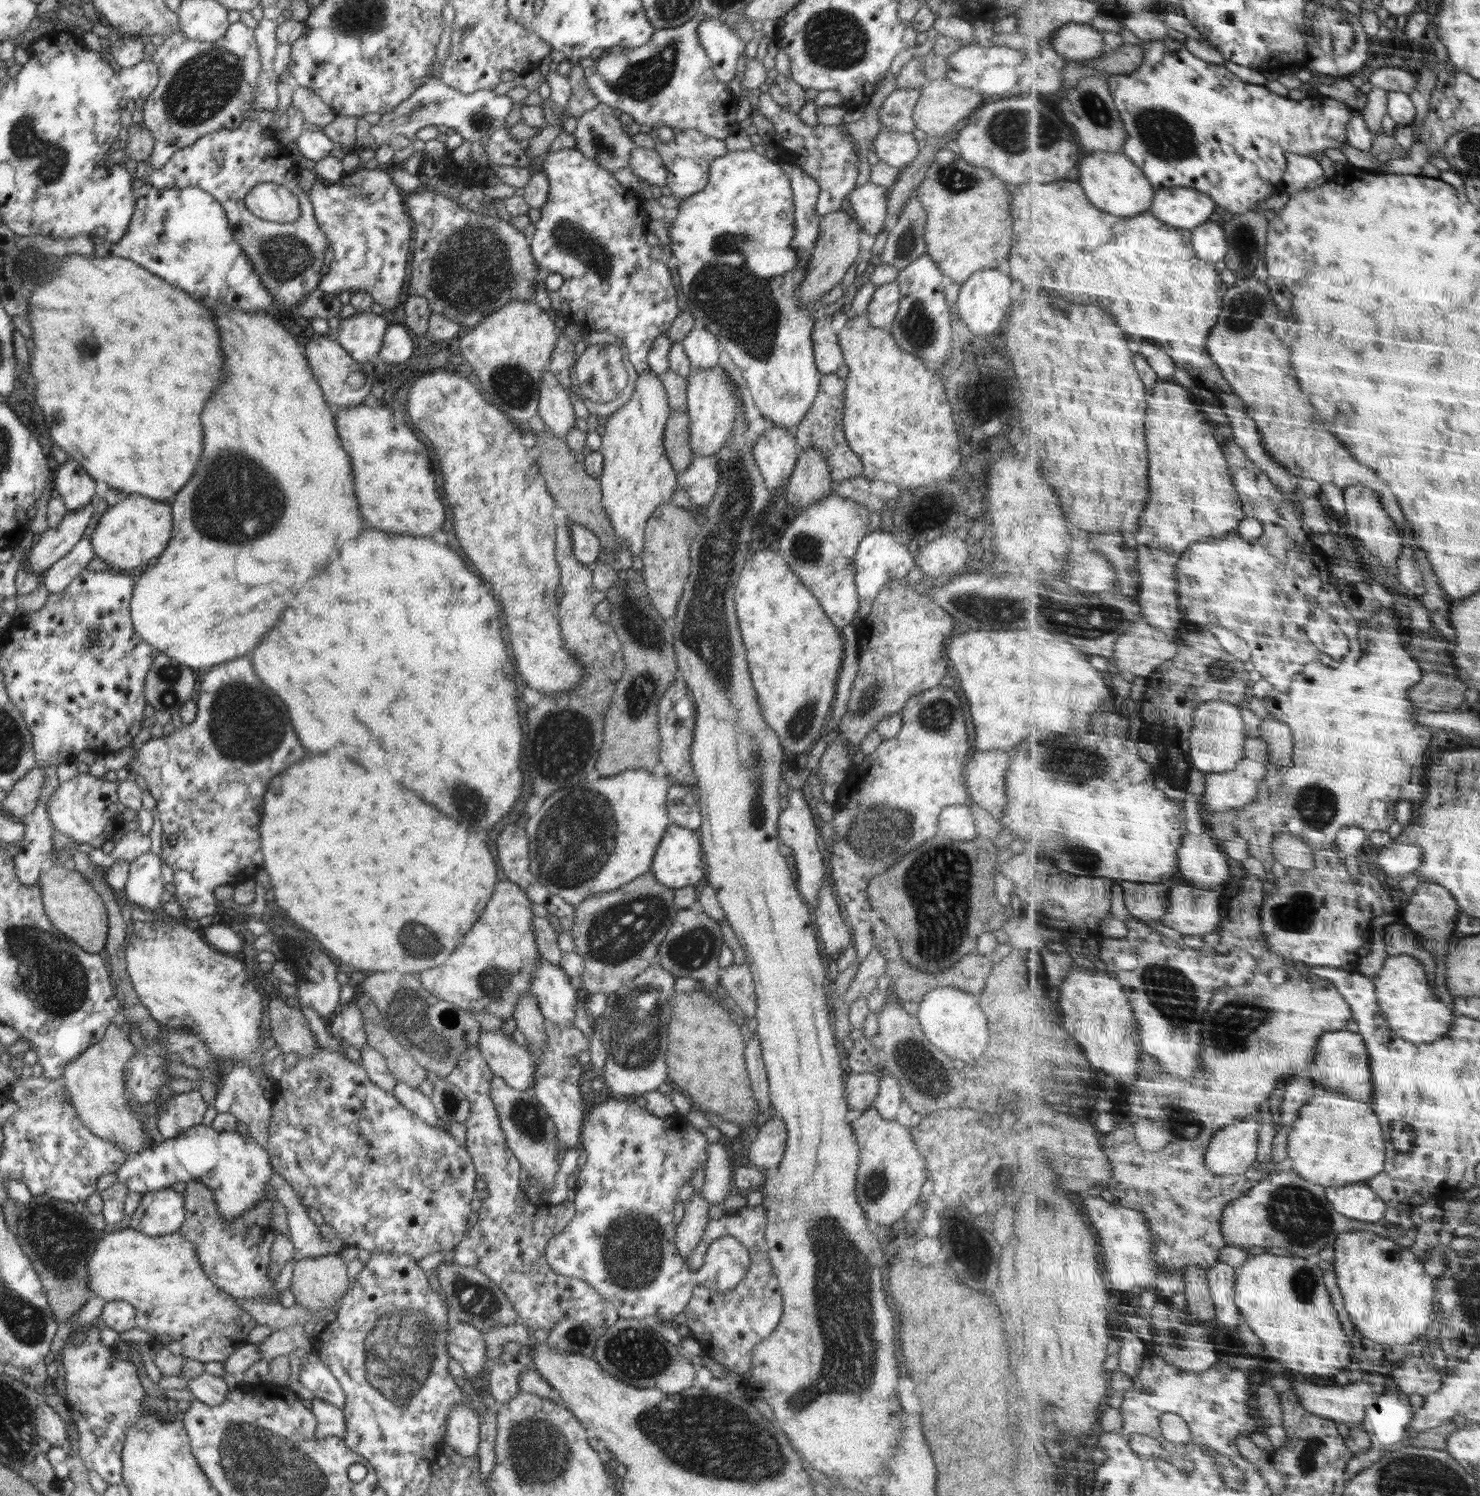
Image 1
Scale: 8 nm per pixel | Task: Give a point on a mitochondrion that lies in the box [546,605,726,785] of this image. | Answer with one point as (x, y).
(642, 688)

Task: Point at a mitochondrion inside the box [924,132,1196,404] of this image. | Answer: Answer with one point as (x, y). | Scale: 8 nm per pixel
(950, 177)

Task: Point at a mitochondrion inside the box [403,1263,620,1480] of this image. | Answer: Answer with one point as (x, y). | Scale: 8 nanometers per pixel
(476, 1301)

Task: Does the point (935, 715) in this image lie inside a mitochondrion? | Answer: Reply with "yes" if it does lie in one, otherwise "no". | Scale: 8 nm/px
yes

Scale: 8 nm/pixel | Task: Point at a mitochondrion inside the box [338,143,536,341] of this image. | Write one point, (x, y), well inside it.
(474, 262)

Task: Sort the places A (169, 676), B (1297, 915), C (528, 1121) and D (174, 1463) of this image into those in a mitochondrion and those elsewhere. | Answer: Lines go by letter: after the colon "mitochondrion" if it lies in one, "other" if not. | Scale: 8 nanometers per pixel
A: mitochondrion
B: mitochondrion
C: mitochondrion
D: other

